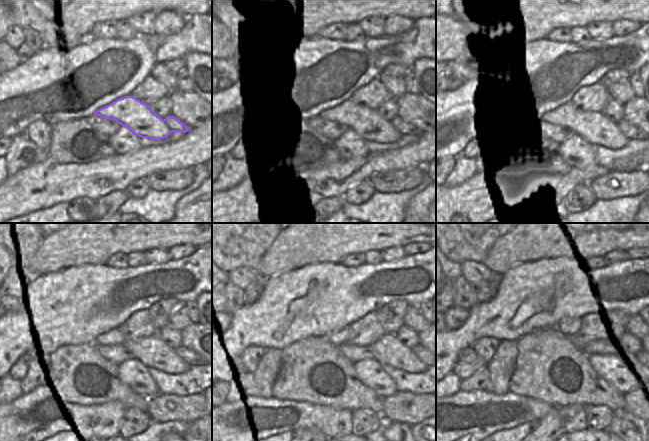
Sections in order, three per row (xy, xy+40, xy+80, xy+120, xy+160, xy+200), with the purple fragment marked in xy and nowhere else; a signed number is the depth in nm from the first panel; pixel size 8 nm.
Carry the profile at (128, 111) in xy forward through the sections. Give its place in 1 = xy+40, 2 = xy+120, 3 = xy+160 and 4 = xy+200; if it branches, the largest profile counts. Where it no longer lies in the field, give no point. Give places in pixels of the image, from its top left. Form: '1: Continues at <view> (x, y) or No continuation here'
1: Continues at xy+40 (367, 123)
2: Continues at xy+120 (151, 351)
3: Continues at xy+160 (387, 350)
4: Continues at xy+200 (639, 364)

